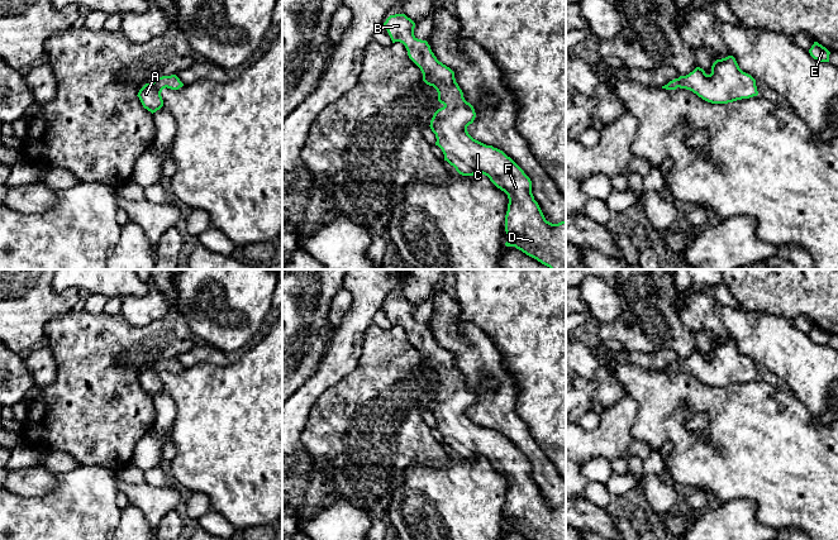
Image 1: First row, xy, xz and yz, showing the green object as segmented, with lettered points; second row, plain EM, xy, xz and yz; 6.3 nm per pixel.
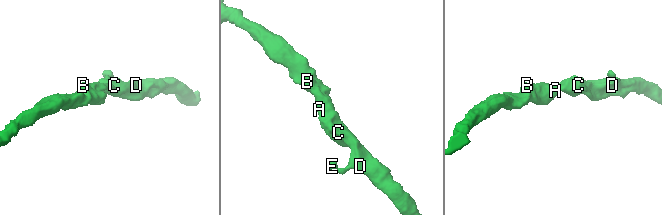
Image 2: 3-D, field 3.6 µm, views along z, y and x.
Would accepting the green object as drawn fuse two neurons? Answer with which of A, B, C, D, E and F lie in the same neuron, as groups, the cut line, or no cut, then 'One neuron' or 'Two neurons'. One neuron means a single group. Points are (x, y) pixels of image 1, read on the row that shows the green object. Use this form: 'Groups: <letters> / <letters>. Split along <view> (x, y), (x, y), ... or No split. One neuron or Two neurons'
Groups: A B C D E F. No split. One neuron

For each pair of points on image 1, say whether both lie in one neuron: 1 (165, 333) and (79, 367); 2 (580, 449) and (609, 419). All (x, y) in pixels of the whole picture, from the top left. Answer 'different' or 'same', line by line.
1: same
2: same

